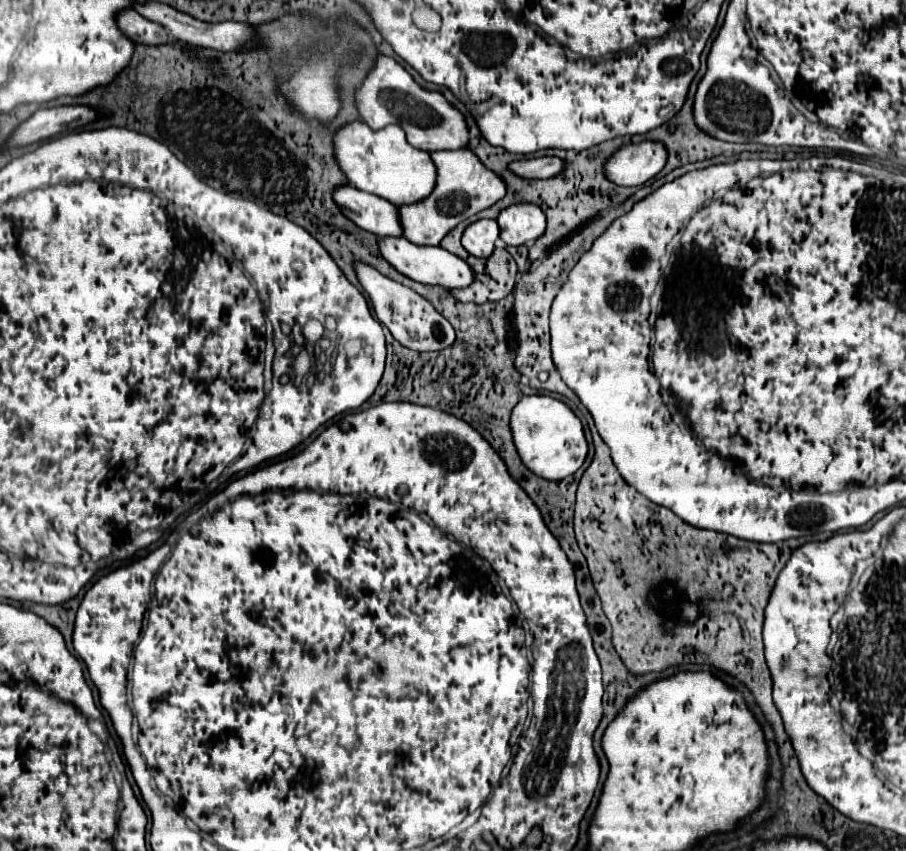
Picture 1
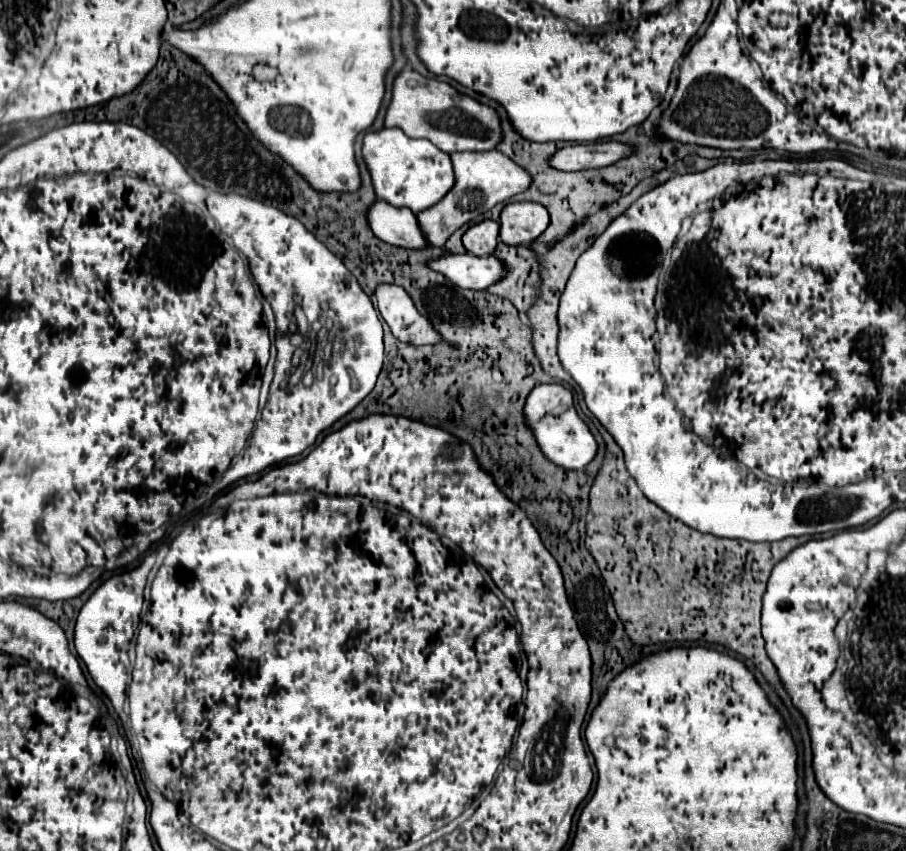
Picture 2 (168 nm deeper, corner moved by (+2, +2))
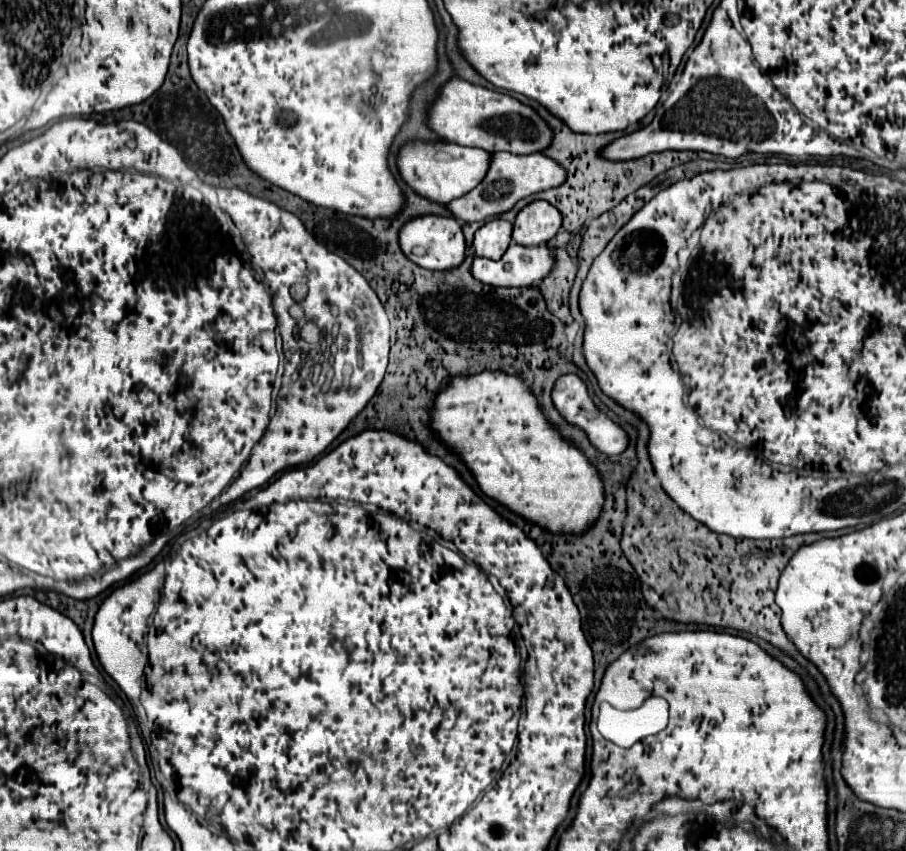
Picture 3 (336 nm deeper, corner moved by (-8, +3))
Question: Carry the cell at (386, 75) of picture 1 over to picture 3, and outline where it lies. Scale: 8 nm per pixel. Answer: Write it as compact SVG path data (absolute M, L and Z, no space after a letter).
M451 79L429 111L429 127L449 143L481 147L491 153L509 151L517 155L537 153L551 145L553 129L529 105L511 95L503 95L463 79Z

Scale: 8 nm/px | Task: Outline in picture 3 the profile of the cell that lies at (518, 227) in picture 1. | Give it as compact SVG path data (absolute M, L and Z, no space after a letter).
M533 201L515 219L513 241L519 245L541 245L557 235L561 213L547 201Z

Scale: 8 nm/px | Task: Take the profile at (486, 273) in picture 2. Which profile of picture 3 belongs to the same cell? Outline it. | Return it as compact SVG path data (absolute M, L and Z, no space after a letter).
M511 243L499 261L475 257L471 271L475 279L493 287L533 287L551 273L553 265L555 255L547 245L523 247Z

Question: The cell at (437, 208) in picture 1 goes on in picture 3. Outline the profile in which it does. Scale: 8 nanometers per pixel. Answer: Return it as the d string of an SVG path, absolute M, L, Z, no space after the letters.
M495 153L491 159L491 167L487 177L467 195L455 199L449 203L449 211L455 215L455 219L469 223L469 221L487 221L495 215L501 215L505 211L511 211L521 199L547 191L553 187L563 185L567 179L567 171L563 165L559 165L555 159L547 157L545 153L531 153L531 155L513 155L513 153Z

